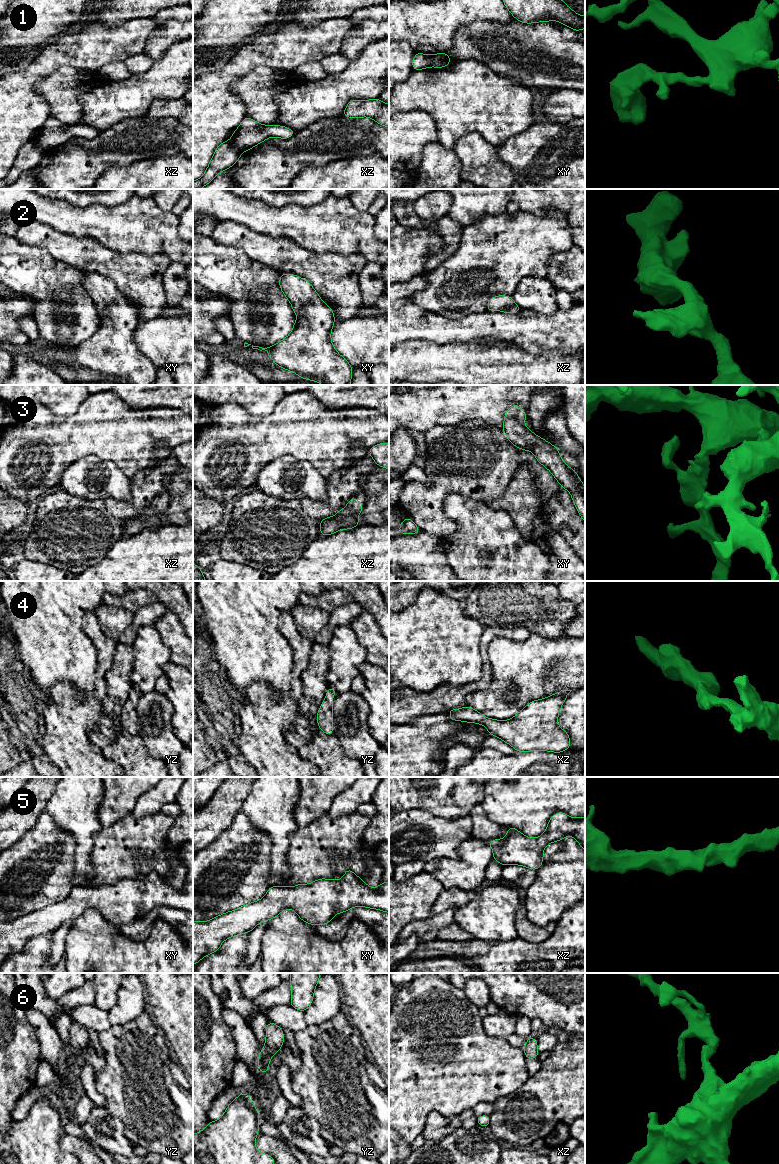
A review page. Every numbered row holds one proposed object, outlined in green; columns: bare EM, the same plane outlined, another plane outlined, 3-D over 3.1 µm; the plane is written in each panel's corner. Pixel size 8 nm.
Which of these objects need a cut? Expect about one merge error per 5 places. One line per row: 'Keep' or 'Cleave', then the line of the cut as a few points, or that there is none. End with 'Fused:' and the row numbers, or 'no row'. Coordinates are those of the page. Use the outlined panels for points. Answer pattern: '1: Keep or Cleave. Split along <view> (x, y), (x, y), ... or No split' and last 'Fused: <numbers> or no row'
1: Cleave. Split along xz (231, 139), (242, 151)
2: Keep. No split
3: Keep. No split
4: Keep. No split
5: Keep. No split
6: Keep. No split
Fused: 1

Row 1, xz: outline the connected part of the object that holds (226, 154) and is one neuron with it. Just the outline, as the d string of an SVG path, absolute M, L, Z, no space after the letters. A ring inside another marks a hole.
M232 140L219 144L203 176L193 181L193 189L208 185L217 174L231 168L239 160L241 154L242 151L234 145Z

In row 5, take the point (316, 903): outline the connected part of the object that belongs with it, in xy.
M348 868L340 880L320 878L310 884L297 884L293 887L270 886L266 895L258 901L218 915L206 922L193 920L193 965L206 955L217 952L224 940L249 933L261 921L269 921L286 909L296 911L302 921L317 926L329 923L335 914L344 913L356 906L389 913L389 882L382 882L378 887L370 888Z

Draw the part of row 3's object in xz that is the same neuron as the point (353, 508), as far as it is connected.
M357 496L352 497L346 507L340 509L336 515L320 520L321 535L328 536L340 529L349 530L357 527L361 523L357 516L362 512L364 505L357 502Z

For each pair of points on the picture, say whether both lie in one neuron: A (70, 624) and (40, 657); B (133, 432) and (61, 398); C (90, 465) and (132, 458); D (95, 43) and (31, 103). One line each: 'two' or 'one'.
A: one
B: two
C: two
D: one

